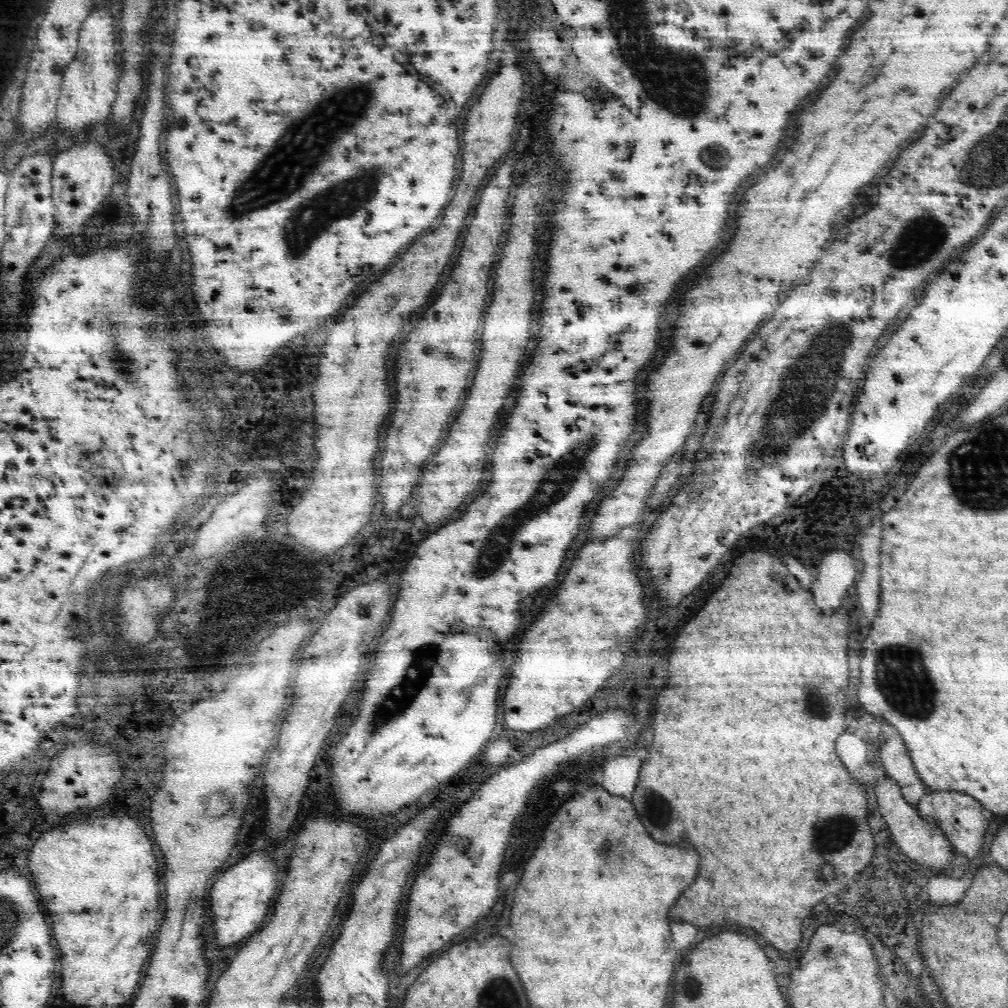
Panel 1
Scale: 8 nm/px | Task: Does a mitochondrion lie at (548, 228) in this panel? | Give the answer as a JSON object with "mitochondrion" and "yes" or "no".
{"mitochondrion":"no"}

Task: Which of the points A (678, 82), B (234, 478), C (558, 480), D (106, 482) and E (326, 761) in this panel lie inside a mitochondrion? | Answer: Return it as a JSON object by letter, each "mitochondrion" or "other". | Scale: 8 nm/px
{"A":"mitochondrion","B":"other","C":"mitochondrion","D":"other","E":"other"}

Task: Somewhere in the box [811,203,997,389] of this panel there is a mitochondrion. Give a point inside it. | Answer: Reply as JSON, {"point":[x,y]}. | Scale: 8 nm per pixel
{"point":[927,235]}

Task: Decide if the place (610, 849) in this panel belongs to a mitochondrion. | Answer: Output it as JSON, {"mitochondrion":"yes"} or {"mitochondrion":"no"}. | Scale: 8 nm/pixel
{"mitochondrion":"yes"}

